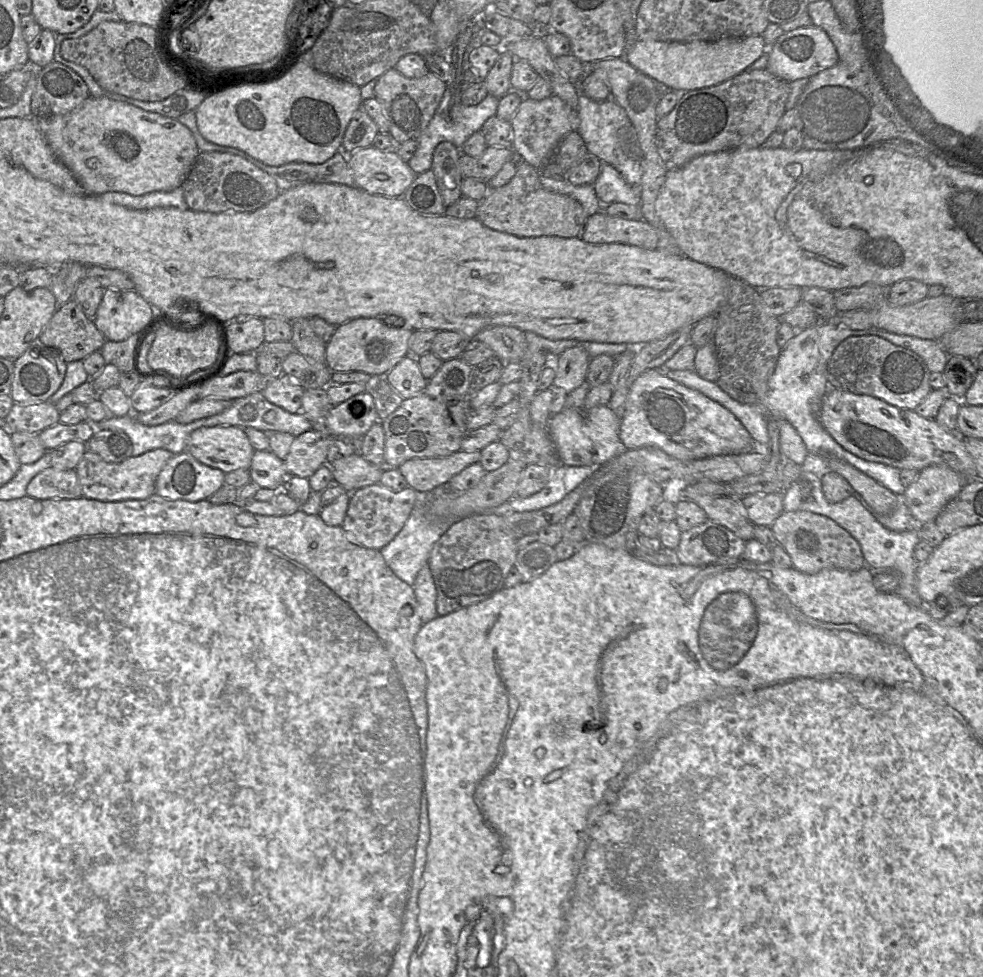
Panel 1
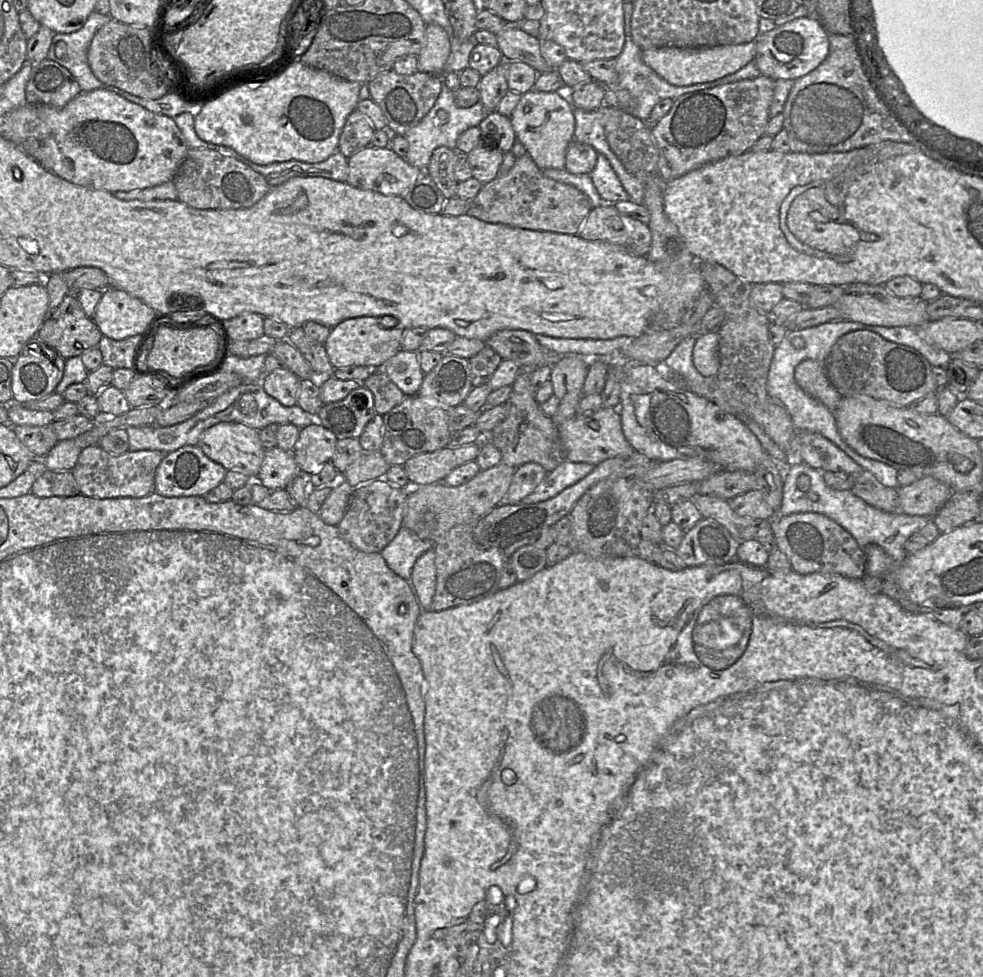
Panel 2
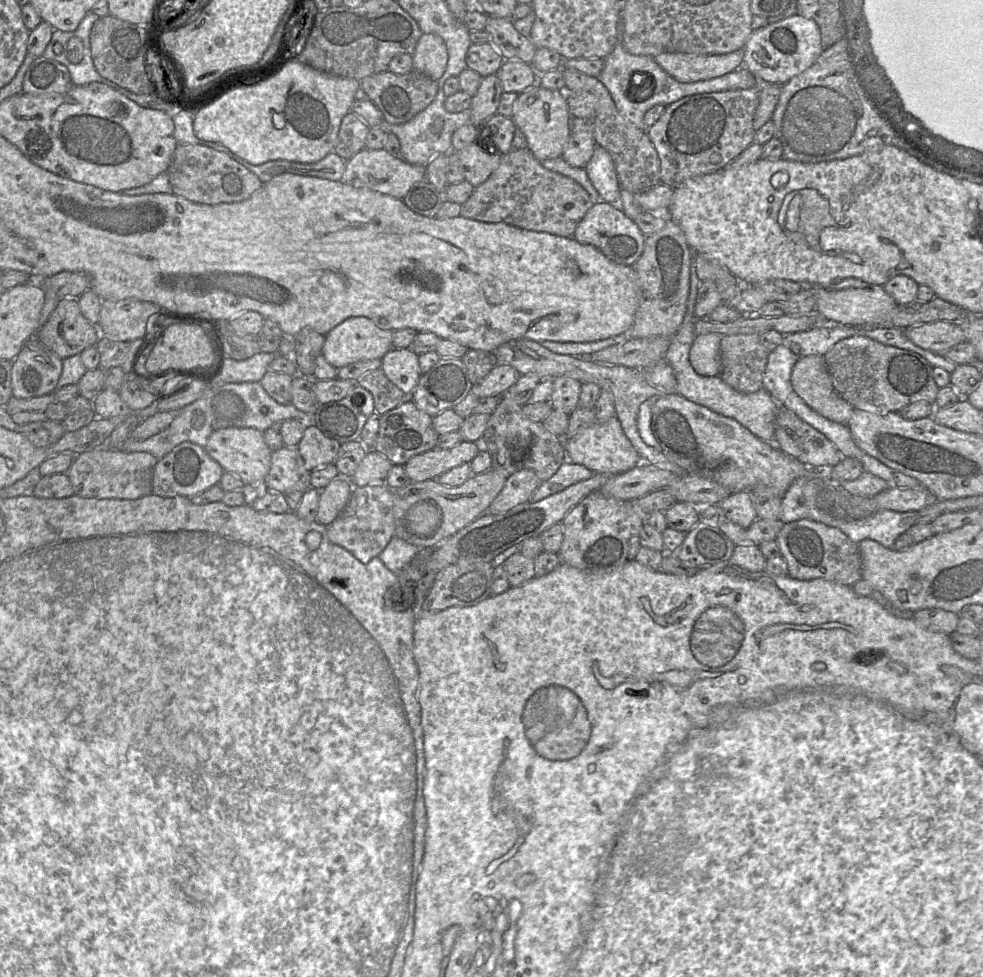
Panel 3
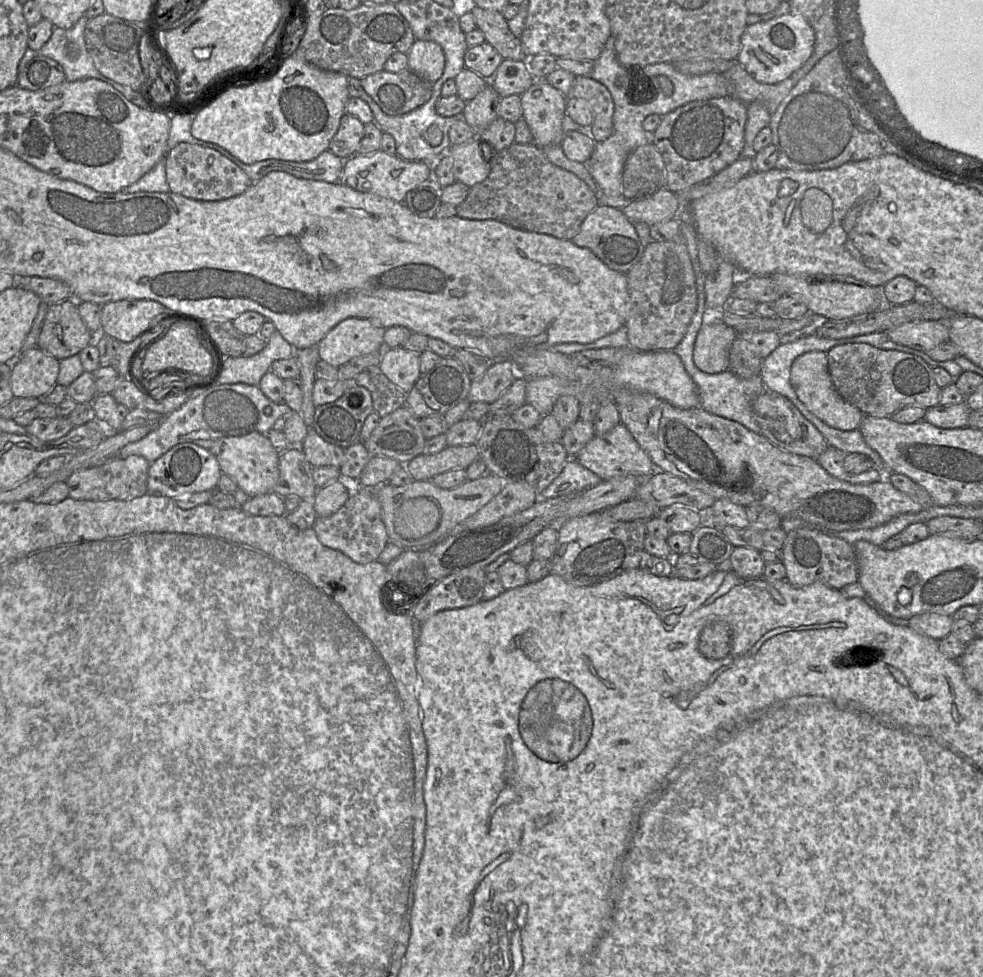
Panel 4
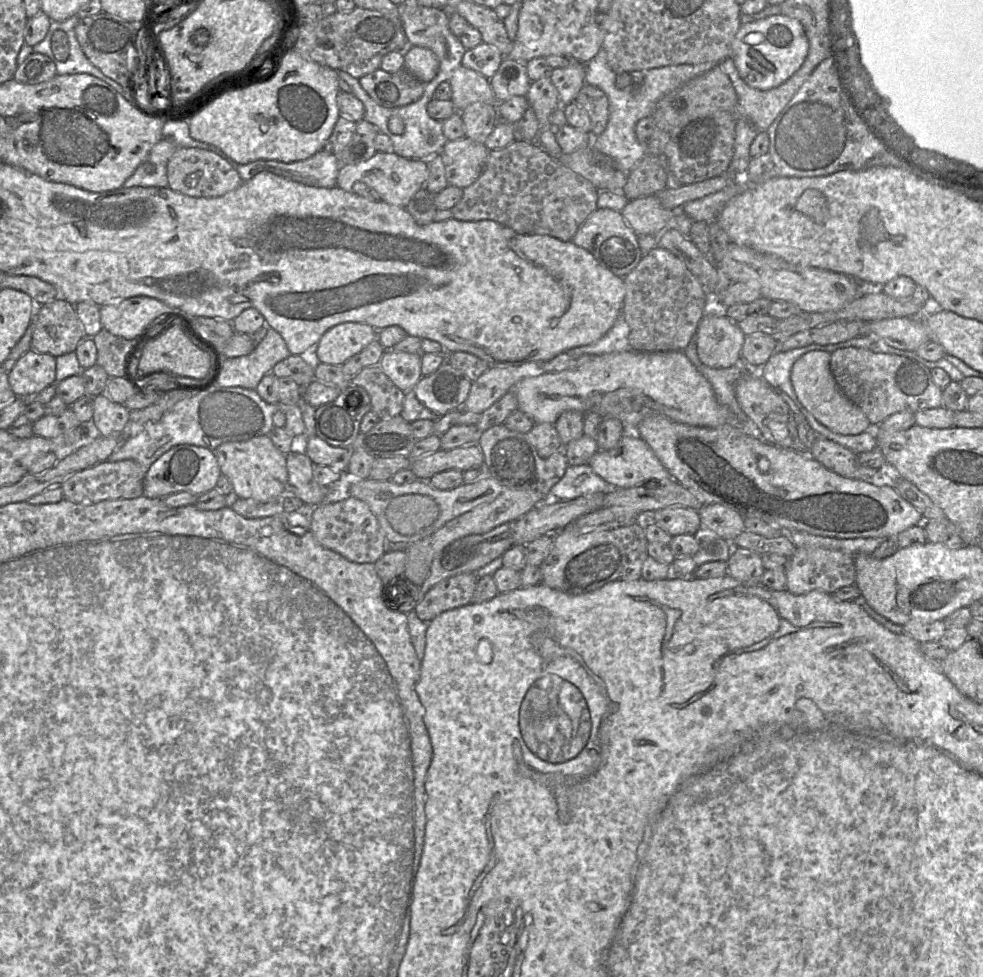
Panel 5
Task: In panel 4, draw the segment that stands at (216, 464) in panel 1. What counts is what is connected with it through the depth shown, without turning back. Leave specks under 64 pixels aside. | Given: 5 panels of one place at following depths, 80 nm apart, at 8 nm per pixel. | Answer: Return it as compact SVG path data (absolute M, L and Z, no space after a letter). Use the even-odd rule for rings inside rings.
M251 432L240 437L221 438L209 451L217 458L221 471L232 477L238 488L250 497L273 492L279 479L279 454L266 434Z

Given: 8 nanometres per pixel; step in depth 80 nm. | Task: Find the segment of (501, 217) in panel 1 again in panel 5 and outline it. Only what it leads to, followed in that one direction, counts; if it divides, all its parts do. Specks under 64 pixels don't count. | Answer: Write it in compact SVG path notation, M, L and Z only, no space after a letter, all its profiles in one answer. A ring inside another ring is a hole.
M515 140L509 146L502 149L491 150L489 152L484 171L481 176L470 186L463 189L461 200L450 209L453 218L461 221L480 221L493 220L504 226L511 228L518 234L522 235L548 235L561 241L571 241L580 226L586 219L597 210L598 190L584 177L575 173L571 169L564 166L558 159L554 159L535 142L527 142L524 140Z

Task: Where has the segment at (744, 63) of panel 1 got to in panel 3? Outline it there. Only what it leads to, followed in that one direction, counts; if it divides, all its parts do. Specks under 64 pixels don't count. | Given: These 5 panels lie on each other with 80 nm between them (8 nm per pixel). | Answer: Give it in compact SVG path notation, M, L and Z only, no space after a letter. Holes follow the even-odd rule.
M744 49L721 55L662 53L655 62L680 83L709 80L731 73L743 66Z

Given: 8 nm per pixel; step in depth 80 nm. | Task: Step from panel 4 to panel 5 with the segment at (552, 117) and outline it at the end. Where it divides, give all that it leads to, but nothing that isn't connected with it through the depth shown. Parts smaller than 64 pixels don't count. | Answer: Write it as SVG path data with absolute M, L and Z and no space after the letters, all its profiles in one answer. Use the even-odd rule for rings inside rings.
M549 75L531 82L526 98L529 107L534 110L541 127L549 126L552 113L558 107L562 107L558 90L553 85Z

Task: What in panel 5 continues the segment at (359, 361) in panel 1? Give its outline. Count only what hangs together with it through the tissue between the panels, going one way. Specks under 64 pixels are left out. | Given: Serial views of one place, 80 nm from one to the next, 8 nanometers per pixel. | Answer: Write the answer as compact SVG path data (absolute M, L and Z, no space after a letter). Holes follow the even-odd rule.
M343 322L330 328L316 345L315 362L342 365L377 339L378 330L368 324Z

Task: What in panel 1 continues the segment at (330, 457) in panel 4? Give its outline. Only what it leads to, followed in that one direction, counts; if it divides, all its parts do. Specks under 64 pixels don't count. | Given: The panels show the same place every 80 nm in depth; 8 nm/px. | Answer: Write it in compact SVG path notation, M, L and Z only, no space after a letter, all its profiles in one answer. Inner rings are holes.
M313 428L296 436L283 460L286 474L309 478L326 464L331 436L329 431L321 432Z

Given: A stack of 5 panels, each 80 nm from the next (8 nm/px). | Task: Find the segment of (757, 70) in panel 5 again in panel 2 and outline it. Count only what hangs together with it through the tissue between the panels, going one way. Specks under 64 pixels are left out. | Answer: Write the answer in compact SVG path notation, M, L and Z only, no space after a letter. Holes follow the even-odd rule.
M802 17L761 34L755 40L754 61L761 75L795 80L817 68L829 53L829 34L816 18Z

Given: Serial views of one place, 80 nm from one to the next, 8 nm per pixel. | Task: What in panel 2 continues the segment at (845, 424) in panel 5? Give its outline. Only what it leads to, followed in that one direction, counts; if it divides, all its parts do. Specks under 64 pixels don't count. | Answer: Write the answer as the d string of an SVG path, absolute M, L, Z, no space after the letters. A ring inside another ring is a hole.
M804 360L795 368L794 377L801 389L834 412L842 396L830 383L825 364Z

